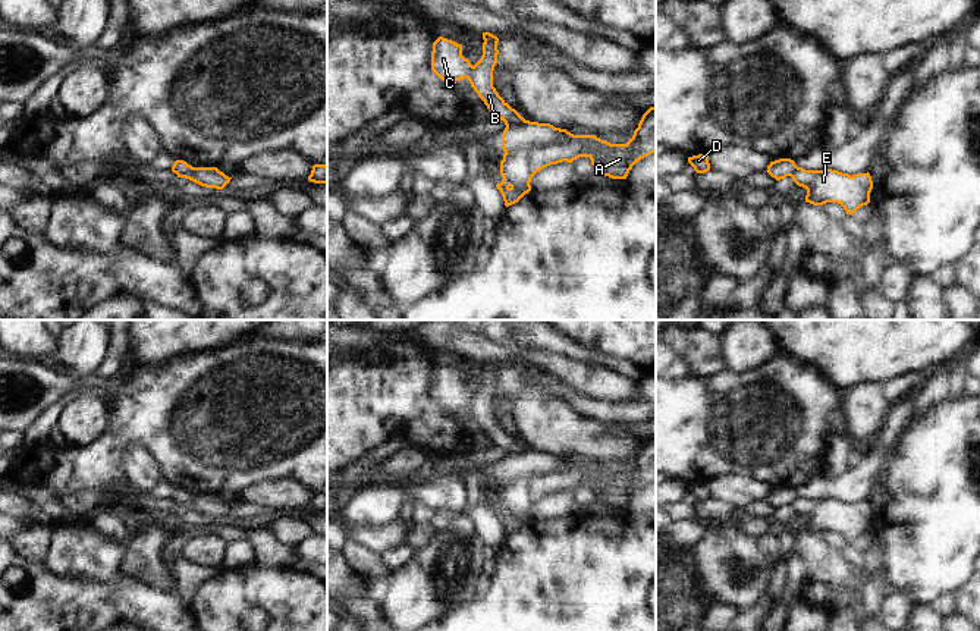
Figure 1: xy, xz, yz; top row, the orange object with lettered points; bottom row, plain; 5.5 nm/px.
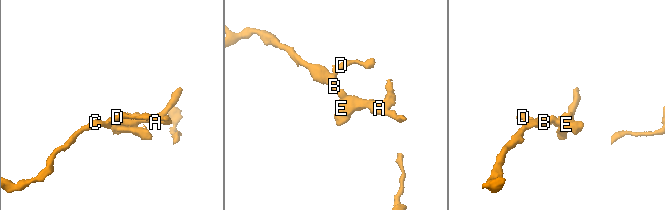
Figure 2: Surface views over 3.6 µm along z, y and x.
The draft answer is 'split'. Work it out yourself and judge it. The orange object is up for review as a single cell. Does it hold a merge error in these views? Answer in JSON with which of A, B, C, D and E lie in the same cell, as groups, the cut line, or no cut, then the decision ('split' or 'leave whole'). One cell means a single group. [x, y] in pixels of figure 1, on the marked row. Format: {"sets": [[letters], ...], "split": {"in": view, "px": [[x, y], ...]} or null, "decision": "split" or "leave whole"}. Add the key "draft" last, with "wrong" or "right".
{"sets": [["A", "E"], ["B", "C", "D"]], "split": {"in": "xz", "px": [[525, 121], [506, 126]]}, "decision": "split", "draft": "right"}

